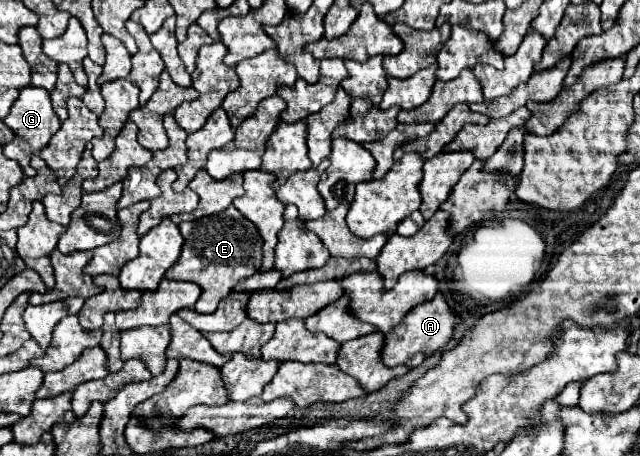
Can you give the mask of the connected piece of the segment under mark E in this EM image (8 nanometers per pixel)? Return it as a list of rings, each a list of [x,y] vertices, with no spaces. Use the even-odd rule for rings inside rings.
[[[229,205],[221,213],[207,215],[191,223],[181,223],[179,229],[185,245],[179,261],[165,273],[165,277],[201,285],[203,293],[193,309],[199,313],[213,313],[217,309],[217,303],[233,291],[239,279],[251,277],[259,271],[263,259],[263,239],[257,227],[249,219],[245,219],[245,215],[241,215],[233,205]]]

